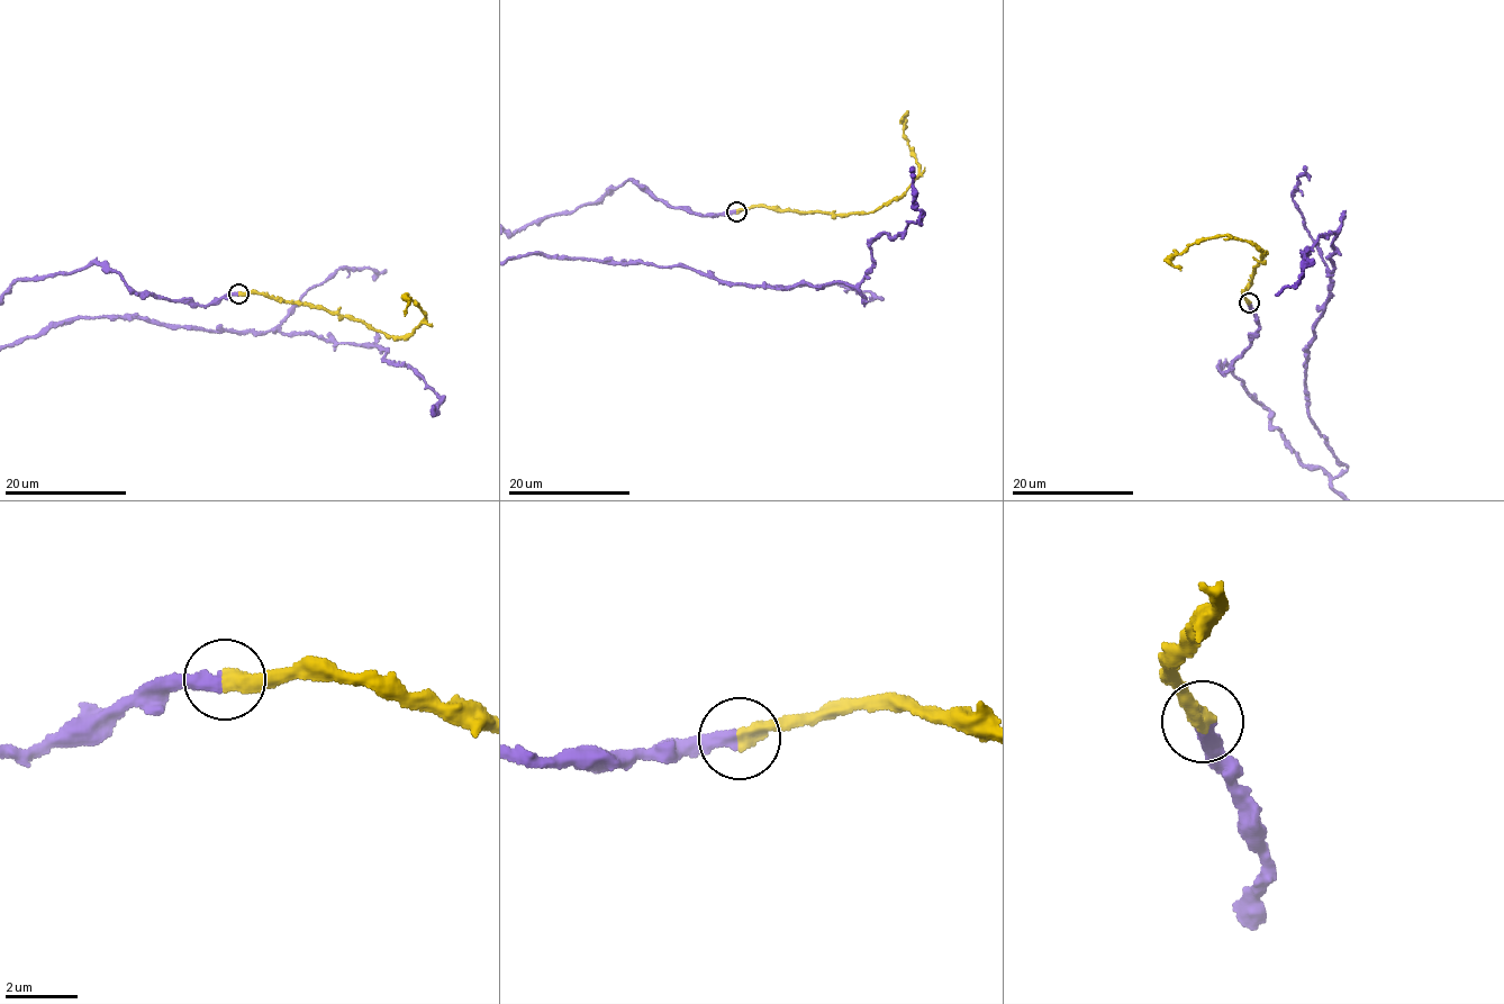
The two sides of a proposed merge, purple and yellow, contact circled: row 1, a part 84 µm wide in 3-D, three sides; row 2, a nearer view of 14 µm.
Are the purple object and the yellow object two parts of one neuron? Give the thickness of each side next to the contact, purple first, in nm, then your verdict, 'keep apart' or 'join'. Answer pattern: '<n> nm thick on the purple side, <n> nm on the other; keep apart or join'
420 nm thick on the purple side, 460 nm on the other; join

